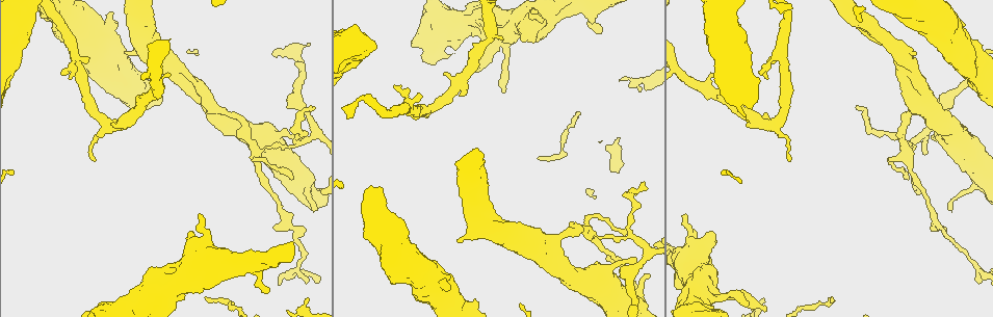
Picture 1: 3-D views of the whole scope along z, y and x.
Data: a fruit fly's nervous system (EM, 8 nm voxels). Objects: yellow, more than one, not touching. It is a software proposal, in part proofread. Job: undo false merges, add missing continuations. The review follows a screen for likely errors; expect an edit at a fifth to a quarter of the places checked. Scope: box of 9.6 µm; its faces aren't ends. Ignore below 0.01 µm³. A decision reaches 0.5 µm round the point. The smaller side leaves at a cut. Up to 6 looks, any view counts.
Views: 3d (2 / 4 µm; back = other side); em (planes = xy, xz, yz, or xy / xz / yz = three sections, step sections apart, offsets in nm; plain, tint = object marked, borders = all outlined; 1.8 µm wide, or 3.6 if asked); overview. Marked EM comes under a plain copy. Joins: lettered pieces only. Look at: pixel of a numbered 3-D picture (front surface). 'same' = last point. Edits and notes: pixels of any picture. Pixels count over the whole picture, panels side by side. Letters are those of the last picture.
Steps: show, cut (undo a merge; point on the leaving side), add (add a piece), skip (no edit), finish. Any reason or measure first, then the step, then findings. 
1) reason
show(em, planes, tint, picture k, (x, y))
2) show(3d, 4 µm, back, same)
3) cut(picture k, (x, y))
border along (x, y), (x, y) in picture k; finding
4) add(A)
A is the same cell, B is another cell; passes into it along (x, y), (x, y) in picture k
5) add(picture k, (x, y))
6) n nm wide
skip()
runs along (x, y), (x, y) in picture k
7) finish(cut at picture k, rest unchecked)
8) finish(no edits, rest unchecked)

show(3d, 4 µm, picture 1, (707, 300))

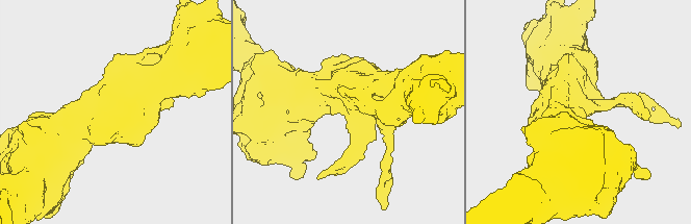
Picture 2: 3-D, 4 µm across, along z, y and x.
show(em, 3.6 µm, xy, step 8, tint, picture 2, (580, 107))

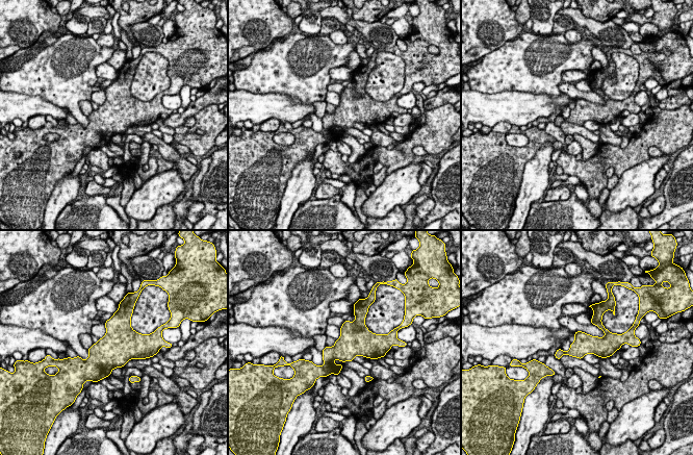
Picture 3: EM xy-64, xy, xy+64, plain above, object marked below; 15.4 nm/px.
another direction
show(em, 3.6 µm, planes, borders, same)

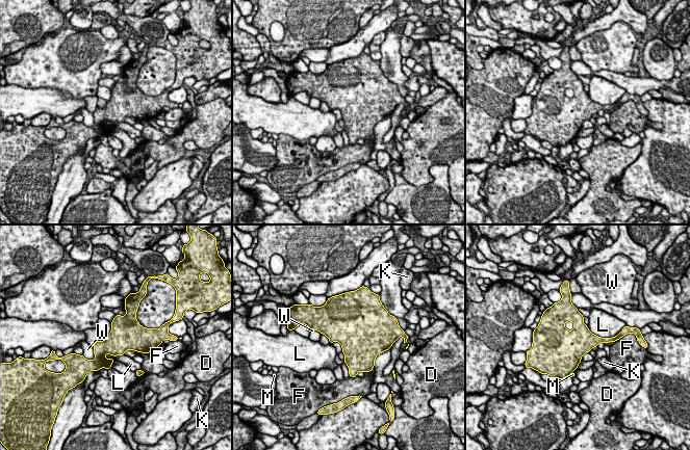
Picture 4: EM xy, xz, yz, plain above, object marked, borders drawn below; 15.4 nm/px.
skip()
D, F, K, L, M and W are other cells; border along (124, 354), (112, 358), (103, 355) in picture 4; all the same neuron

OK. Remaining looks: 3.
four-way junction
show(em, planes, tint, picture 1, (905, 152))

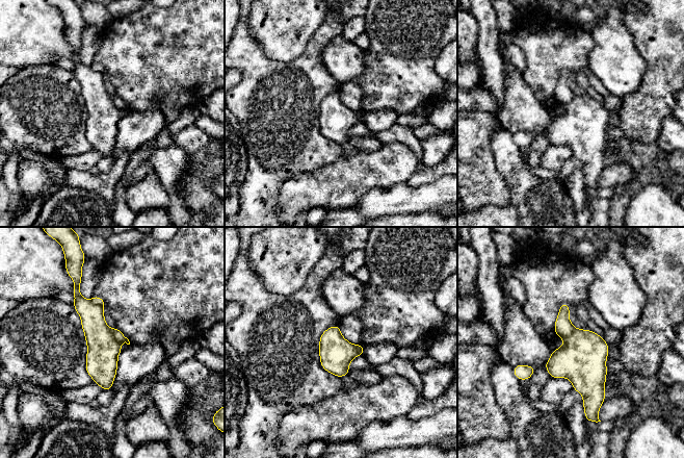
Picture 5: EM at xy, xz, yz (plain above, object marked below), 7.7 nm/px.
what lies round it
show(em, planes, borders, same)

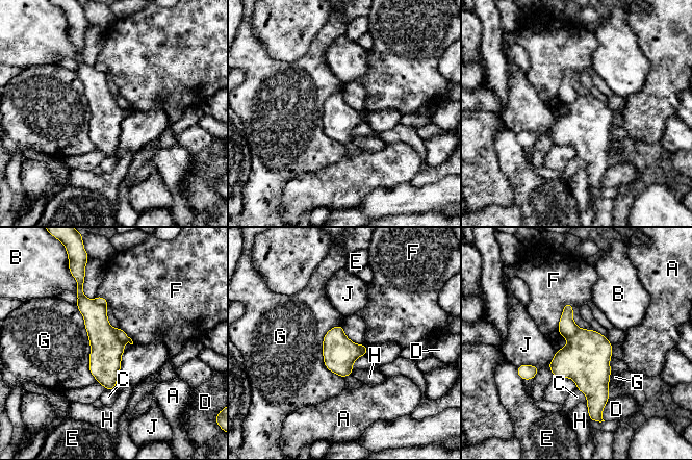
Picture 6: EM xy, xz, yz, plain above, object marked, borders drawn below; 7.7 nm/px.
G touches over 650 nm
cut(picture 6, (106, 350))
A, B, C, D, E, F, G, H and J are other cells; the part that leaves runs along (79, 290), (96, 317), (112, 387) in picture 6; a second neuron is stuck on

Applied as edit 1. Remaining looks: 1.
finish(cut at picture 6, rest unchecked)

